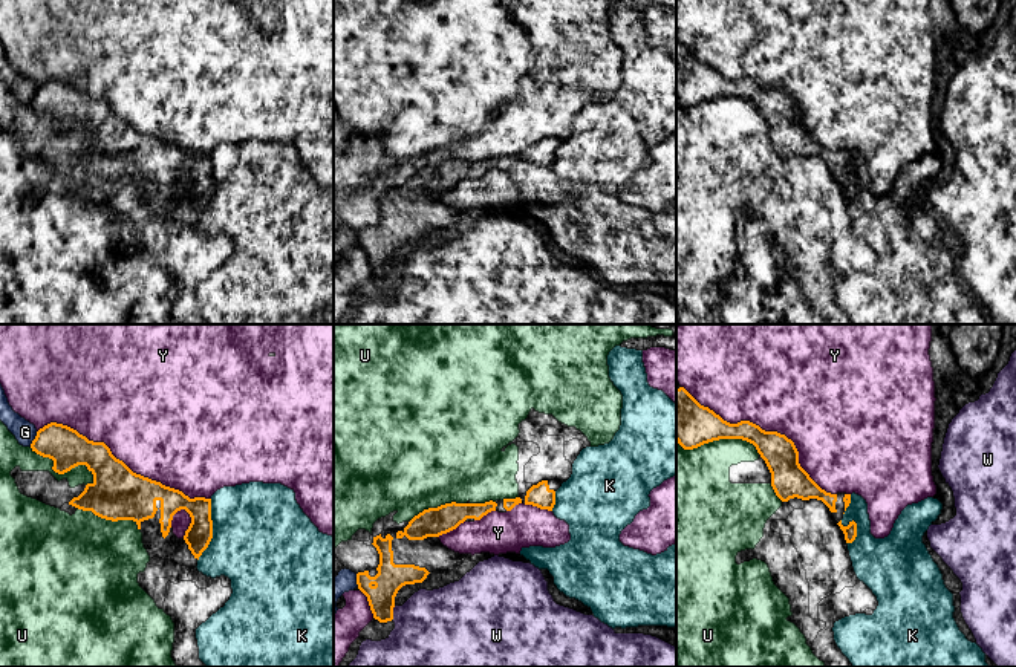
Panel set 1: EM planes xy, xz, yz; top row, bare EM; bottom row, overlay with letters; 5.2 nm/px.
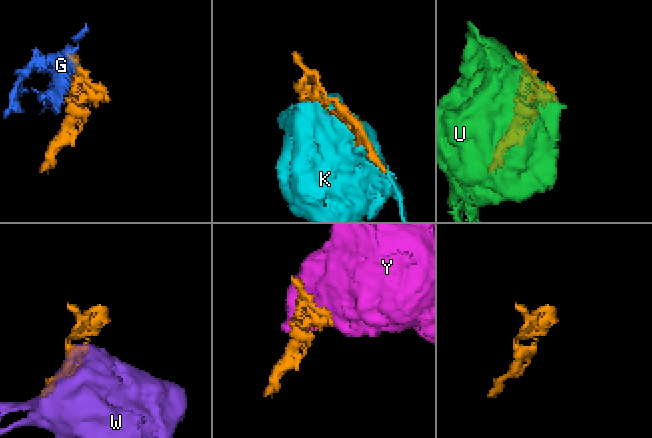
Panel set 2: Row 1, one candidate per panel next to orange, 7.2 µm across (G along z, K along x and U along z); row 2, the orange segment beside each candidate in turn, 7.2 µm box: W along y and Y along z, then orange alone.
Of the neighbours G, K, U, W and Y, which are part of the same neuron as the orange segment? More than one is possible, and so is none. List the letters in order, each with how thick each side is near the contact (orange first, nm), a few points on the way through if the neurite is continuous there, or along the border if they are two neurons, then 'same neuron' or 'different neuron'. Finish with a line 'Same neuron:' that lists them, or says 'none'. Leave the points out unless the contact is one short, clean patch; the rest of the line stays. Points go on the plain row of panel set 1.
G: calibres 200 and 120 nm; different neuron
K: calibres 140 and 500 nm; different neuron
U: calibres 200 and 140 nm; different neuron
W: calibres 150 and 440 nm; different neuron
Y: calibres 280 and 500 nm; different neuron
Same neuron: none

